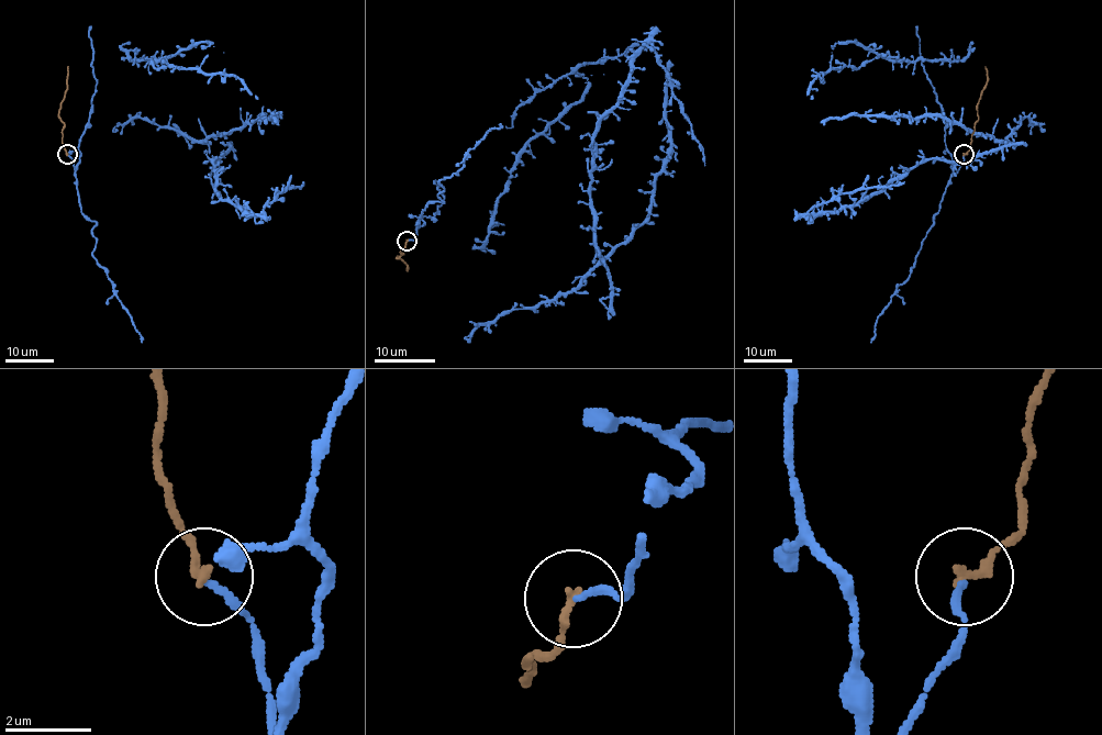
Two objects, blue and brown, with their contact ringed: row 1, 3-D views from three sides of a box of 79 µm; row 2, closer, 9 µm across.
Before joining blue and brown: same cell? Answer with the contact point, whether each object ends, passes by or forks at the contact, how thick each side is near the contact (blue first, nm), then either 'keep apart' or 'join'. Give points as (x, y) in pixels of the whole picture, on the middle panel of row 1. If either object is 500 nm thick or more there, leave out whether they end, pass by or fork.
place (407, 241); blue ends; brown ends; calibres 150 and 200 nm; join

